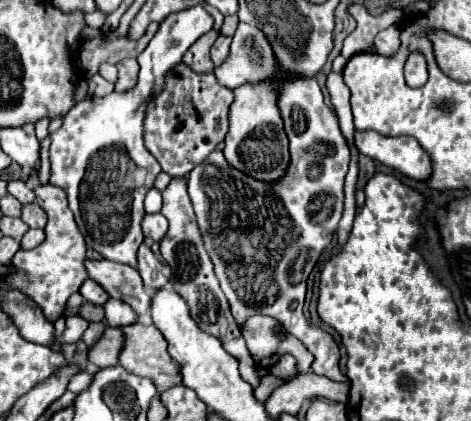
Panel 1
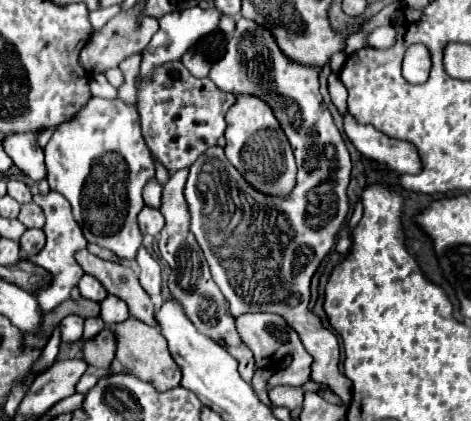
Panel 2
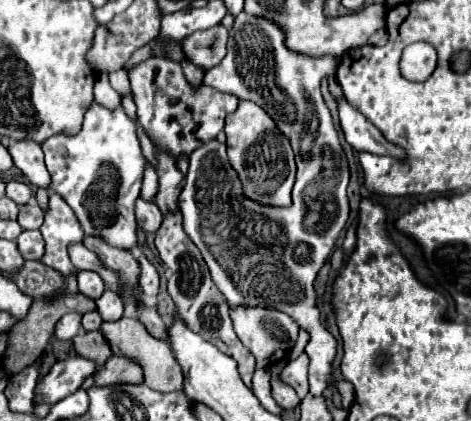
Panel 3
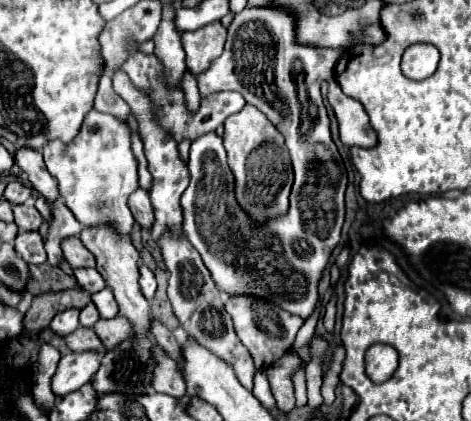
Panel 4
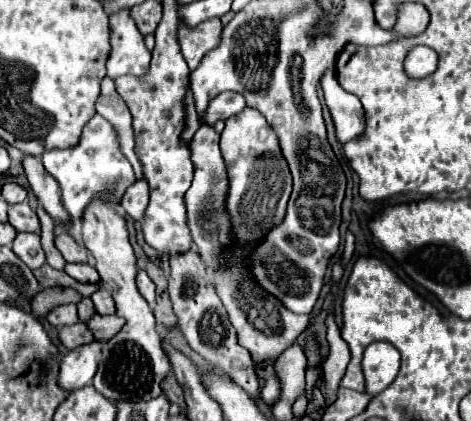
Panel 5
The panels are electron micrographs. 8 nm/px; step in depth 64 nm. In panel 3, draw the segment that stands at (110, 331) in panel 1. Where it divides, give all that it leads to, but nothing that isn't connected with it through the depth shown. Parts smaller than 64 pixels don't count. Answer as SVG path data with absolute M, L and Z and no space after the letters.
M100 330L78 334L74 340L74 348L82 358L96 362L96 366L104 366L104 362L112 356L110 344Z

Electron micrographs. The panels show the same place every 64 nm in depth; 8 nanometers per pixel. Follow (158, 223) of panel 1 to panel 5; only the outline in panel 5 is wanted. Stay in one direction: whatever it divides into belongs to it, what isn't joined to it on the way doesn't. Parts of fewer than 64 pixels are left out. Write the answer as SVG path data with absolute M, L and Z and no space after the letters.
M136 180L136 184L132 184L132 188L128 188L128 192L124 194L122 208L128 212L130 218L140 222L144 220L146 206L148 206L148 184L144 180Z

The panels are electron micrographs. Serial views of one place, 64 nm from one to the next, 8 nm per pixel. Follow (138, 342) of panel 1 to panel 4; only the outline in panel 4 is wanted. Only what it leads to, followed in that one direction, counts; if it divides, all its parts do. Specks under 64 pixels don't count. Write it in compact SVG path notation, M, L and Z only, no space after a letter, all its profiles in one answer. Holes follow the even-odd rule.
M116 316L112 320L98 320L94 324L94 332L100 336L100 340L104 340L104 346L110 350L126 340L136 340L134 328L124 316ZM158 344L150 348L150 354L154 358L154 370L152 370L152 388L162 394L170 394L176 398L184 396L184 378L174 358L170 358Z

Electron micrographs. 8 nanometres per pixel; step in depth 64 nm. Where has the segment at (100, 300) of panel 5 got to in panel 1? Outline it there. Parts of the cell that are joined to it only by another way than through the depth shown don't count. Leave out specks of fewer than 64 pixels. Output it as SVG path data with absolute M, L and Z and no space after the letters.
M110 298L108 304L104 304L104 310L106 310L106 322L114 328L122 328L122 326L138 322L138 314L122 300Z

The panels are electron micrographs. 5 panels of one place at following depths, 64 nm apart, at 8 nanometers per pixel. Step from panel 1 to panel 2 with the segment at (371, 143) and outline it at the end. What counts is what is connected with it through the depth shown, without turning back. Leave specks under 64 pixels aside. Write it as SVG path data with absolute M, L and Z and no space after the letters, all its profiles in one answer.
M350 114L344 118L344 130L350 142L356 146L356 150L362 152L364 156L380 164L386 164L388 168L400 174L420 174L422 172L422 160L412 142L396 140L382 132L376 132L376 128L372 126L356 124L356 120L352 120Z

